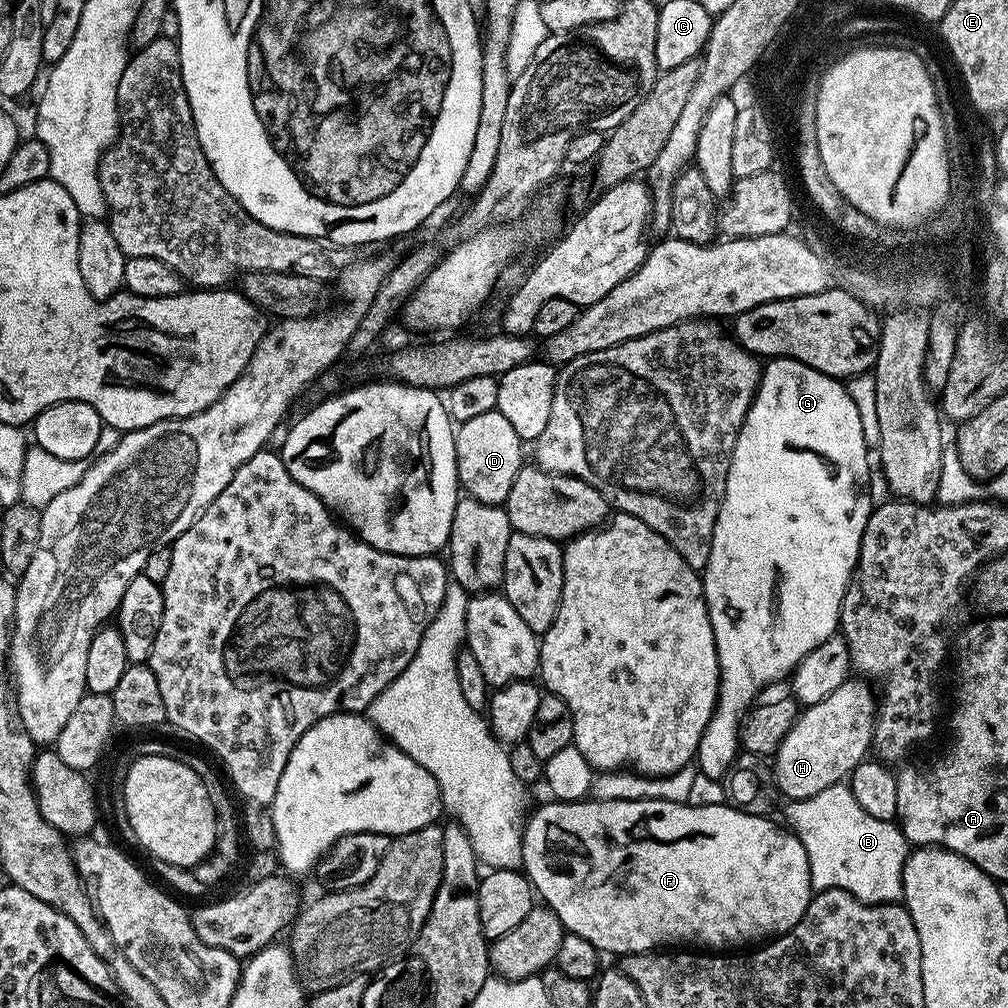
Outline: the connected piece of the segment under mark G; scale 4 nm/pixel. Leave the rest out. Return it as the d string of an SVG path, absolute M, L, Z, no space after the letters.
M790 357L772 358L763 365L760 387L756 389L756 396L742 422L742 430L732 451L724 499L720 502L718 518L714 522L712 531L710 558L702 569L704 601L708 607L710 626L714 630L714 642L718 650L720 693L716 698L716 708L712 711L710 722L702 734L702 742L696 751L694 764L699 775L709 776L715 780L726 776L728 768L736 761L741 751L740 722L749 708L757 703L756 695L767 684L776 684L783 676L784 679L791 677L793 670L802 662L802 658L806 658L806 654L810 654L810 650L822 646L826 638L837 635L844 591L848 589L852 571L856 568L856 559L860 553L860 539L866 530L868 515L874 507L874 499L872 500L871 494L868 493L868 452L870 452L870 446L864 440L862 418L858 418L858 406L854 406L847 387L839 379L820 373L800 361L791 360Z

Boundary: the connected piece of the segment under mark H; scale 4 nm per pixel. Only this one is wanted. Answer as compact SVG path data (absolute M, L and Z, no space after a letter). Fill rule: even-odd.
M849 678L834 690L834 694L826 694L822 702L807 705L797 715L774 753L779 795L789 801L805 800L826 790L826 786L847 781L872 748L877 703L871 683Z

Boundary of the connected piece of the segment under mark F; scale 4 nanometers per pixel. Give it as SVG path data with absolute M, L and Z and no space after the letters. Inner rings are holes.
M585 798L544 804L536 813L533 811L524 822L524 841L522 846L522 871L532 883L535 895L562 922L565 933L586 938L601 954L613 952L617 958L631 956L634 952L664 950L669 946L695 946L700 950L744 950L749 946L760 946L765 942L786 934L806 914L806 906L813 898L814 889L810 878L810 862L800 839L787 827L778 825L772 818L754 816L742 812L727 803L714 806L694 806L679 804L669 800L615 800L602 802Z

